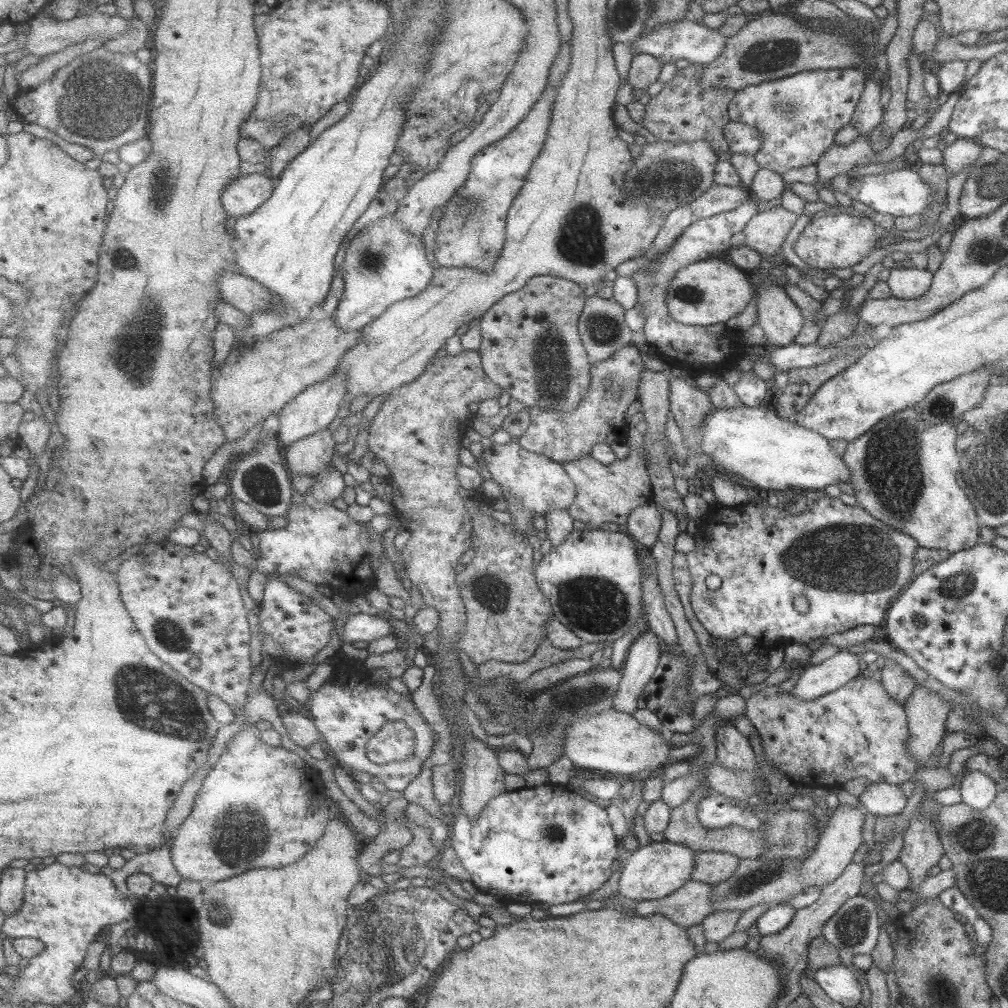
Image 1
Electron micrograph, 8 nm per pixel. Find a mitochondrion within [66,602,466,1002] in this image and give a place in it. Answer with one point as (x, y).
(135, 686)

